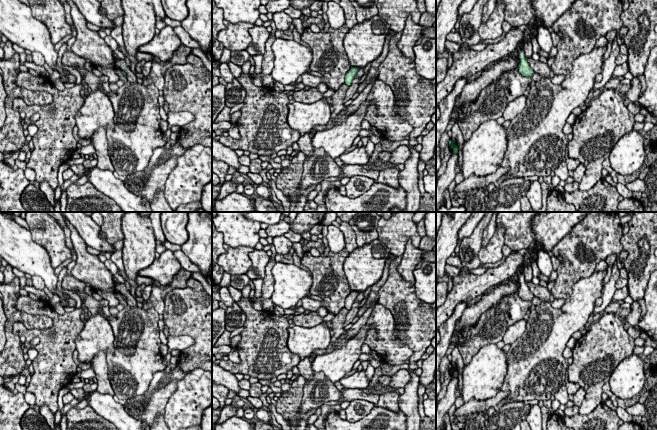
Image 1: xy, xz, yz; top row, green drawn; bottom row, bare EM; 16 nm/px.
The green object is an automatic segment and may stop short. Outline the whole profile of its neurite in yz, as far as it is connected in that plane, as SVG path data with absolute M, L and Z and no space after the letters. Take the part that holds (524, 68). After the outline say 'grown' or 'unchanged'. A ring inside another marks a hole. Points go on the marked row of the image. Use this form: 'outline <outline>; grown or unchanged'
outline M519 54L520 63L518 66L519 72L522 76L531 77L534 74L533 69L530 67L529 63L527 62L525 58L525 54Z; unchanged

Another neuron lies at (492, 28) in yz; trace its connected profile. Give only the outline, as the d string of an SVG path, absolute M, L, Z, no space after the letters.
M505 4L495 5L495 8L485 23L481 23L479 27L479 36L482 40L493 40L503 34L502 24L505 20Z

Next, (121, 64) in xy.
M117 59L115 64L116 67L118 67L121 71L124 71L126 73L126 78L128 82L137 83L137 77L135 73L131 71L130 67L126 64L125 60Z

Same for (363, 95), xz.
M374 81L370 82L360 93L359 93L359 96L357 98L355 98L352 103L347 106L347 115L350 115L351 113L353 113L354 111L356 111L358 109L358 107L360 106L360 104L362 102L364 102L371 89L372 89L372 86L373 86L373 83Z

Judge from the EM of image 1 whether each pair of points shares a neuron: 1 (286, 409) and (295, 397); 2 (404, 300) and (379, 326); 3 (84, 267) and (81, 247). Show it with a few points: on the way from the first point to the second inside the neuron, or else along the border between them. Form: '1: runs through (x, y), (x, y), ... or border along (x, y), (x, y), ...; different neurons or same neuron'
1: runs through (288, 406), (292, 400); same neuron
2: border along (378, 302), (391, 313), (395, 336); different neurons
3: runs through (84, 262), (81, 252); same neuron

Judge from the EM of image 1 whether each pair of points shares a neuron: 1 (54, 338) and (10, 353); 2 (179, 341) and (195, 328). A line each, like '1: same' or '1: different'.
1: different
2: different

